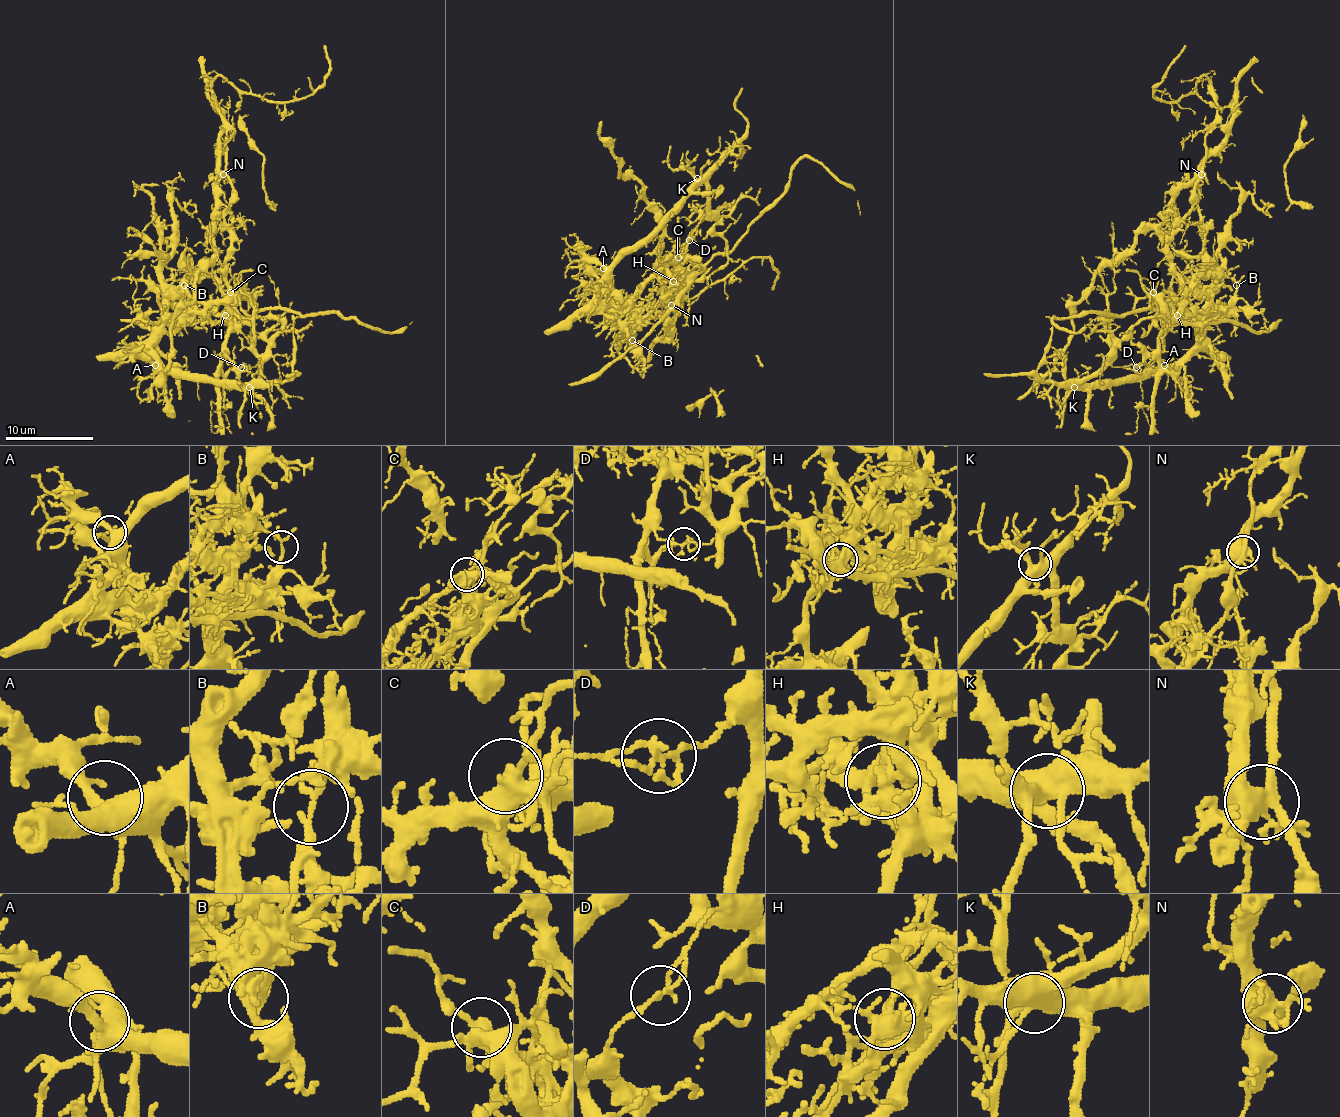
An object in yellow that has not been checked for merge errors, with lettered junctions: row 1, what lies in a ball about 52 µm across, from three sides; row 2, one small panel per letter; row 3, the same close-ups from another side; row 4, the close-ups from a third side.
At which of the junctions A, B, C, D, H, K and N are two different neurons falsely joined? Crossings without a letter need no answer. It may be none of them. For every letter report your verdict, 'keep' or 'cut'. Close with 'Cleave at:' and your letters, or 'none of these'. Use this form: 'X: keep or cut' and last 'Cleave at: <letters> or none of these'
A: keep
B: cut
C: keep
D: cut
H: cut
K: keep
N: cut
Cleave at: B, D, H, N

